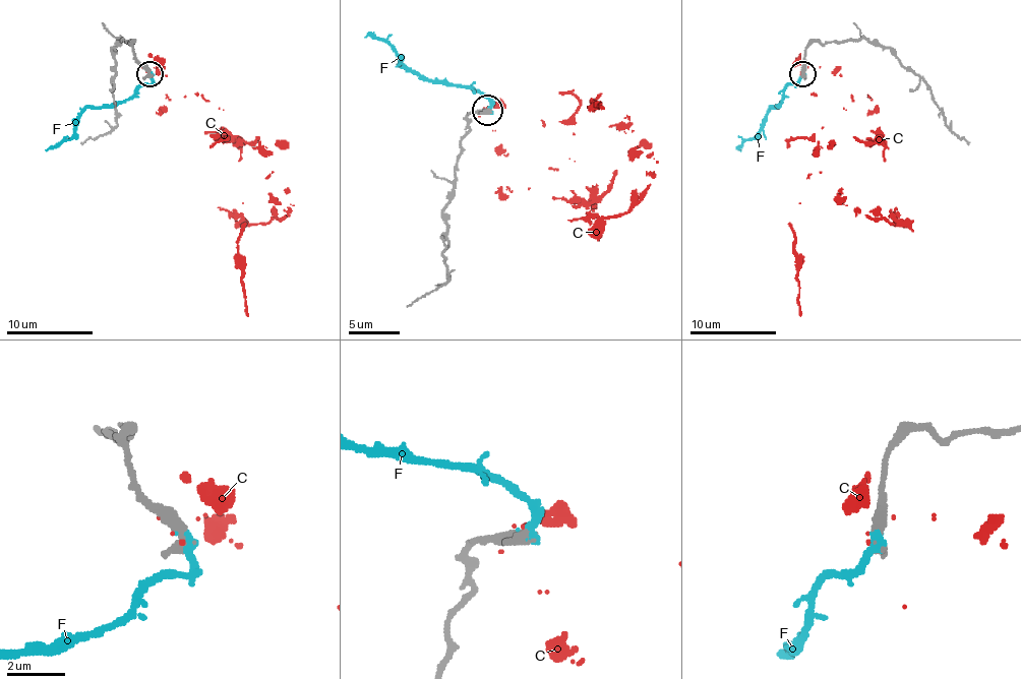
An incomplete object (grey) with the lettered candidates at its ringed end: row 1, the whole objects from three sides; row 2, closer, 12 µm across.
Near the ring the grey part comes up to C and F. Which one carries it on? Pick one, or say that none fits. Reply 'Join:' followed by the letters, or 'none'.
Join: F

